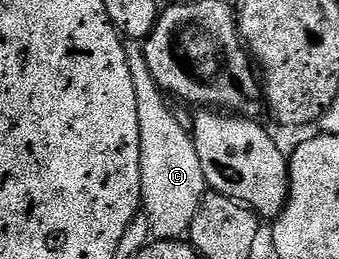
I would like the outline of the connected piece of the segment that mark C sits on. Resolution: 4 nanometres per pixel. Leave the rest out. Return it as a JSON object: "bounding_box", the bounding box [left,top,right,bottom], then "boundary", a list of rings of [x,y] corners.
{"bounding_box":[129,55,207,239],"boundary":[[[134,55],[129,66],[131,84],[135,84],[135,104],[139,112],[143,218],[145,214],[154,239],[184,239],[191,228],[191,220],[195,220],[195,212],[199,212],[199,204],[207,193],[203,164],[199,164],[199,152],[195,152],[192,133],[183,131],[180,127],[174,107],[169,107],[170,99],[166,91],[161,89],[155,76],[151,76],[151,68],[147,68],[144,55]]]}

